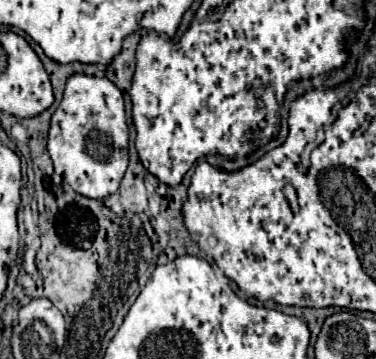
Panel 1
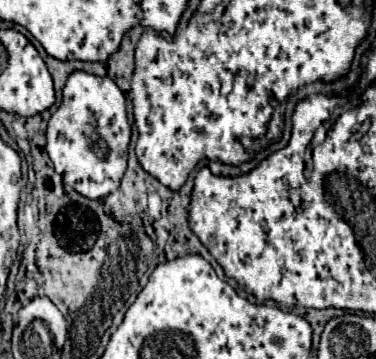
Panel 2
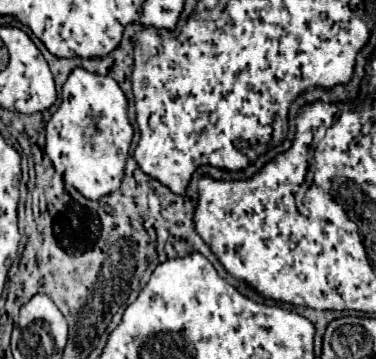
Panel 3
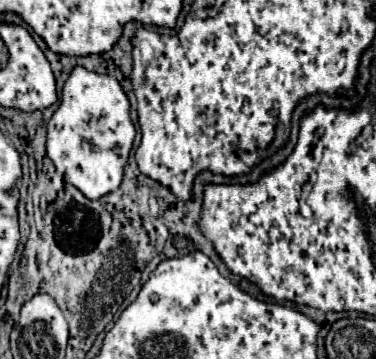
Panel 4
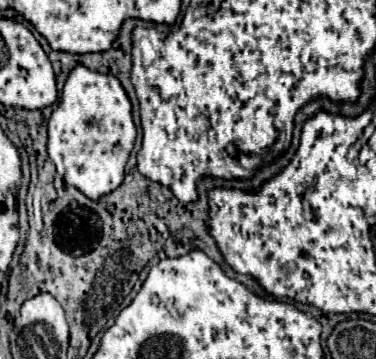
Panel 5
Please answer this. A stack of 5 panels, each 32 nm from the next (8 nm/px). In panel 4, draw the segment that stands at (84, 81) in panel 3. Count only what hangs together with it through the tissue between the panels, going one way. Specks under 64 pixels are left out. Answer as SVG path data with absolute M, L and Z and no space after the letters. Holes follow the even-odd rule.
M76 66L64 84L60 106L48 122L46 152L54 166L62 164L64 182L78 188L90 200L114 192L124 178L134 136L136 128L130 120L130 102L120 82L114 76Z

